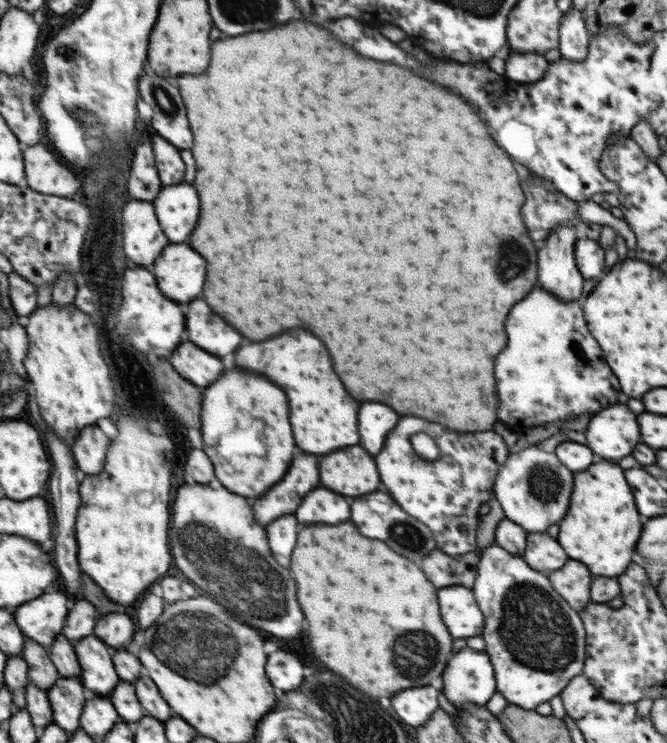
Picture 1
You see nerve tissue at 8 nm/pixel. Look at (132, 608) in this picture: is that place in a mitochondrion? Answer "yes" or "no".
no

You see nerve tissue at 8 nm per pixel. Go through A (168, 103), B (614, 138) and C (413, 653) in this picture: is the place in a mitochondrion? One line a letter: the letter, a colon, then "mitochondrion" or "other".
A: mitochondrion
B: other
C: mitochondrion

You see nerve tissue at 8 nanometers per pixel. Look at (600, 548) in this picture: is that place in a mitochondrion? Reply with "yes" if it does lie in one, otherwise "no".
no

